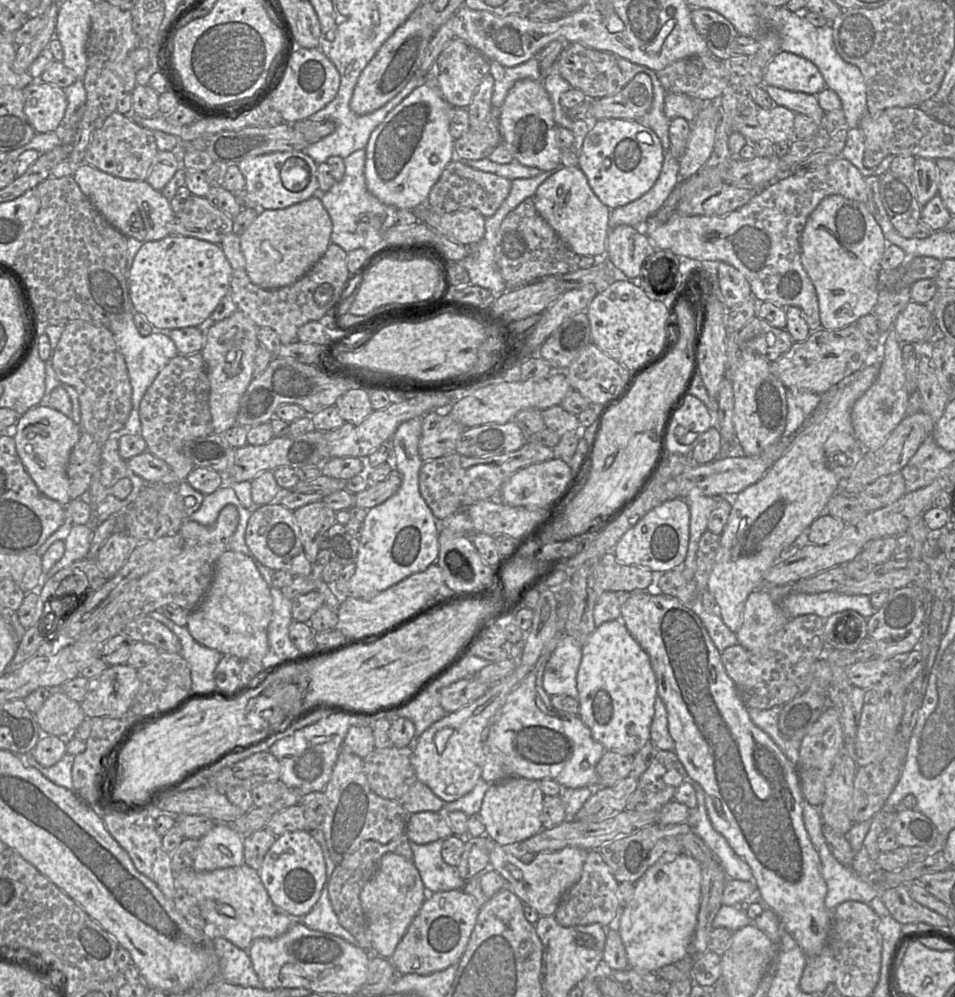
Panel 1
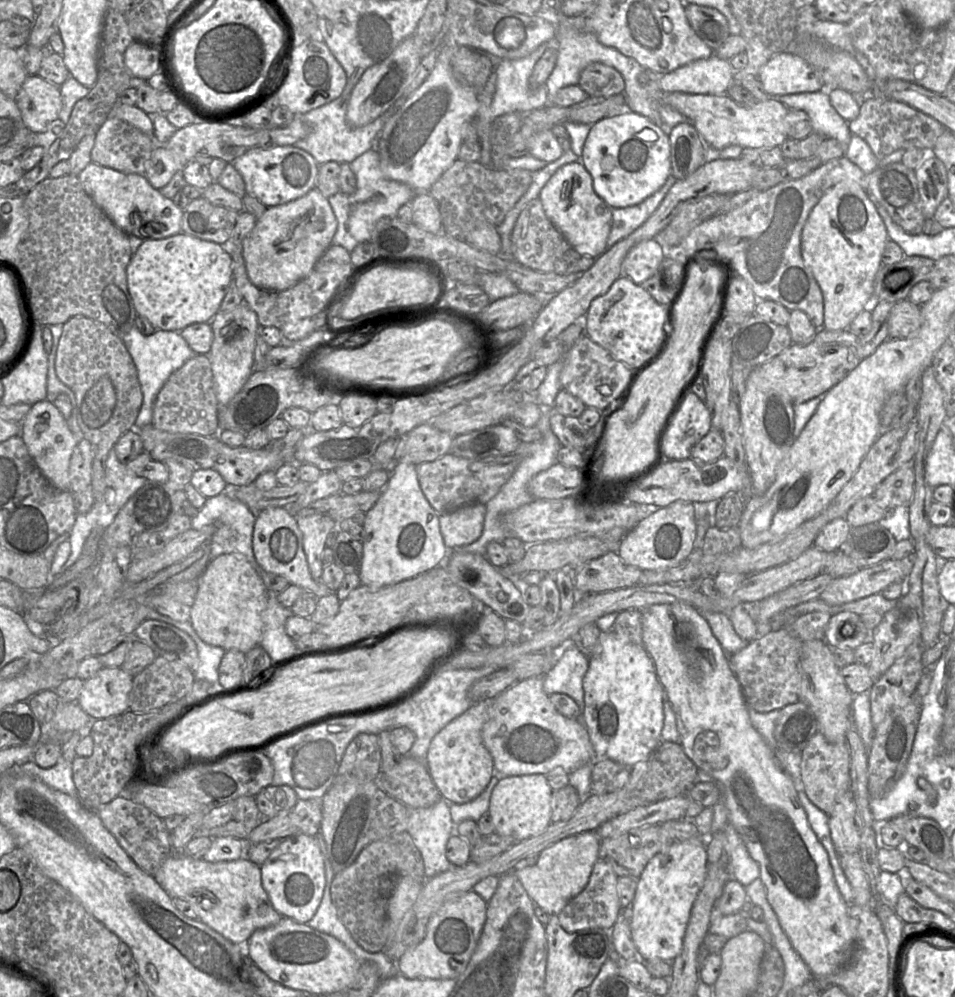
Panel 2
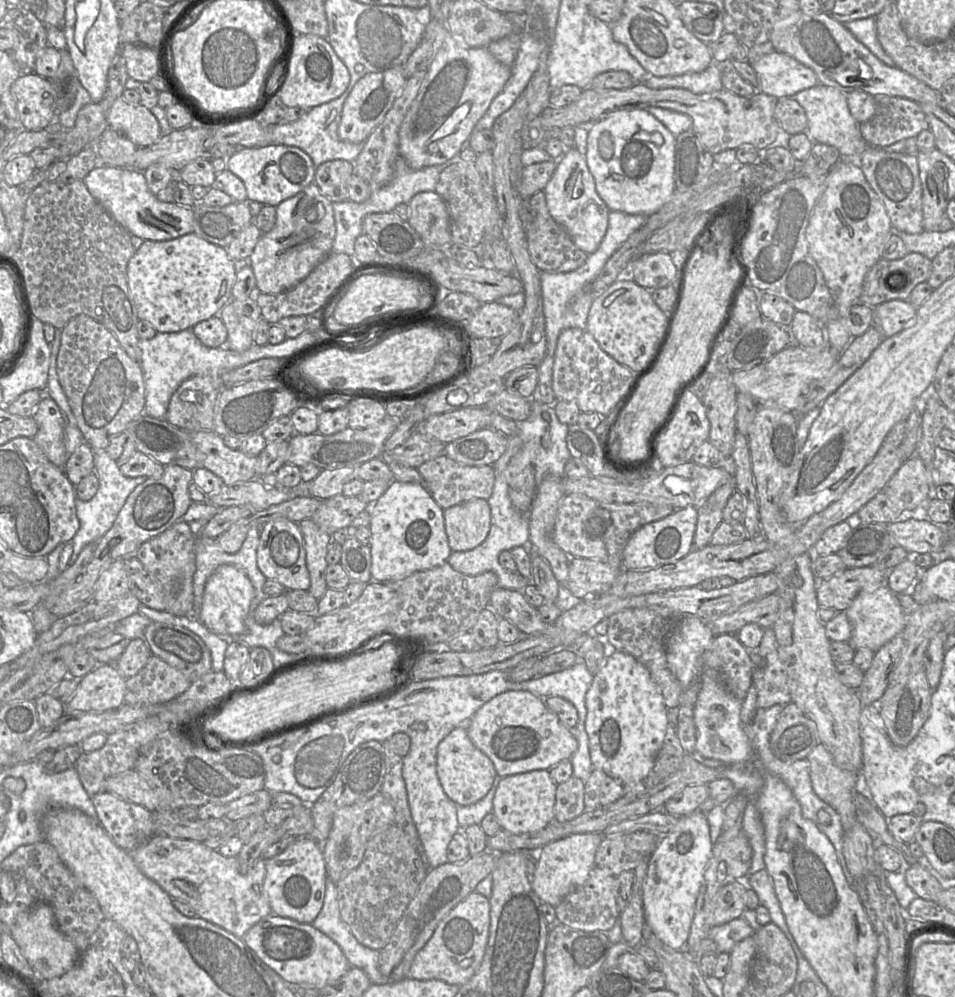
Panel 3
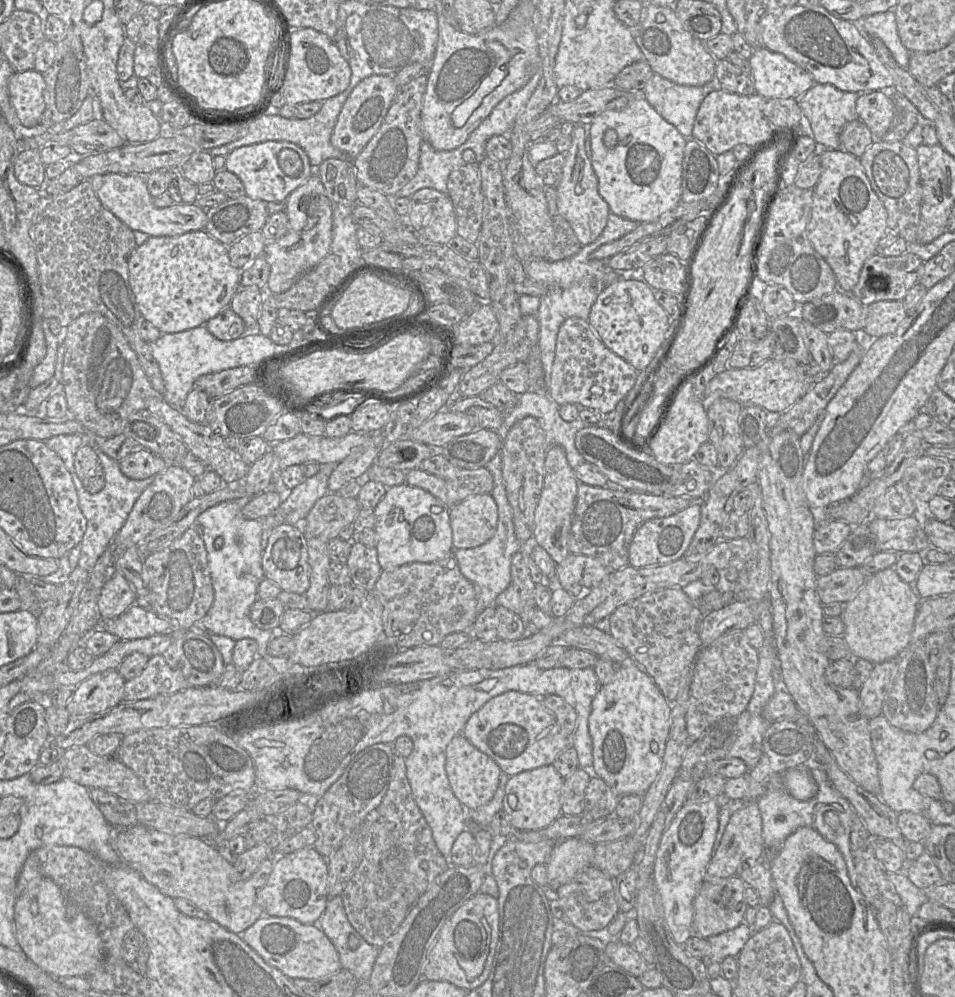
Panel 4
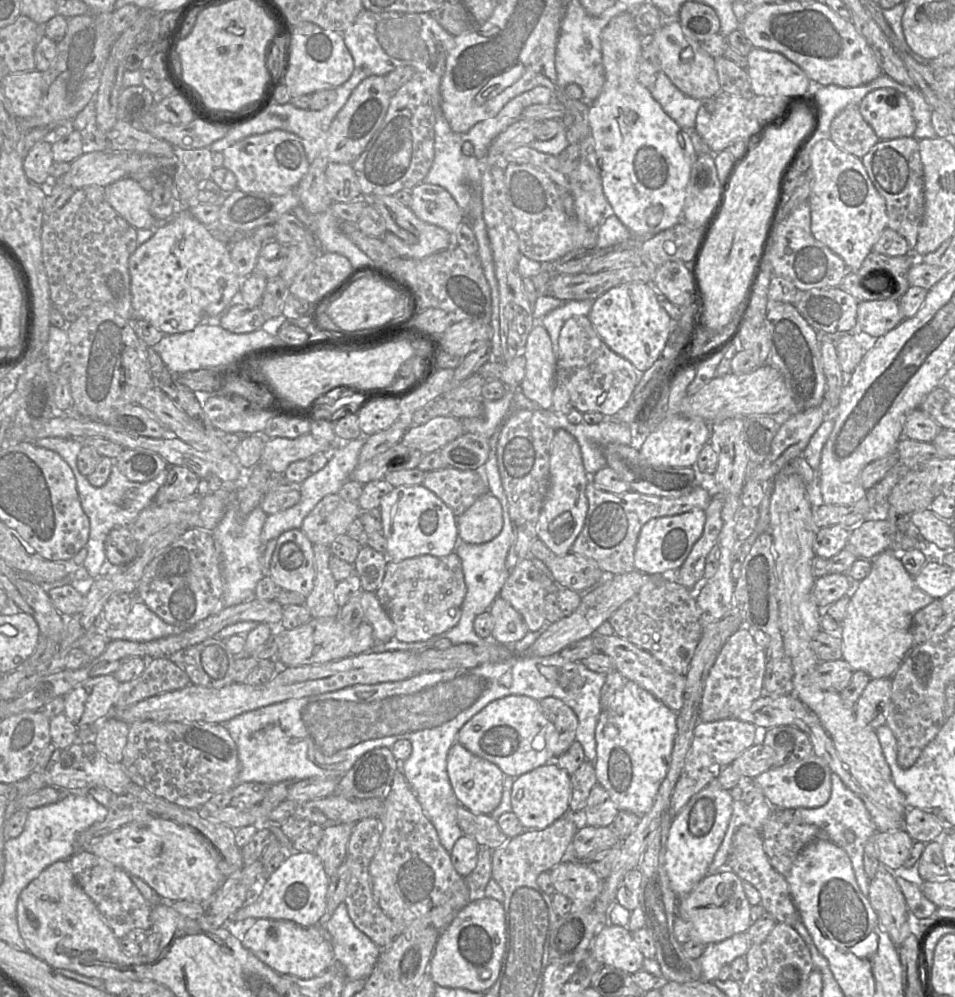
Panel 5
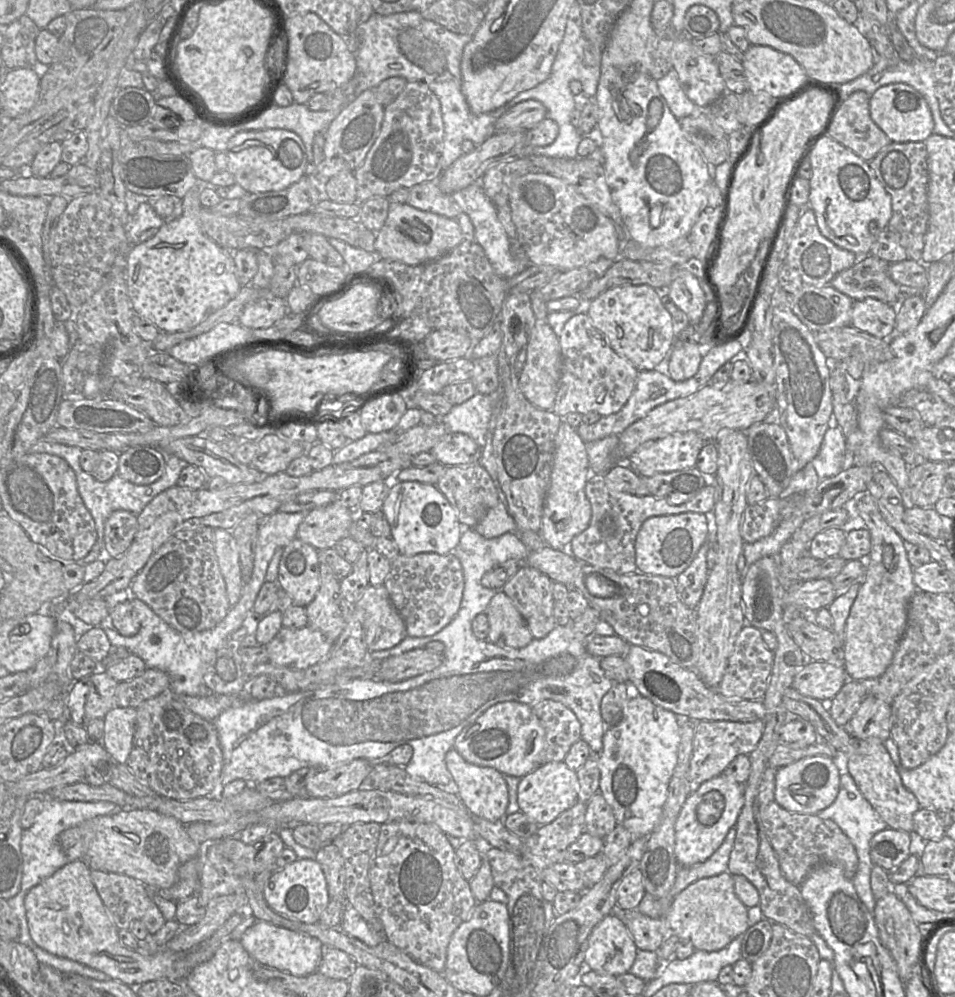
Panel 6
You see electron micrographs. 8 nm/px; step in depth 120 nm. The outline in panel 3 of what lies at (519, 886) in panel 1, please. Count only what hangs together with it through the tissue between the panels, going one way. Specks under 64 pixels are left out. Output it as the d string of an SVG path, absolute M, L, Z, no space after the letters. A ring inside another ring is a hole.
M576 833L553 841L539 850L536 870L530 876L532 889L539 899L554 907L571 892L585 884L595 864L602 833Z

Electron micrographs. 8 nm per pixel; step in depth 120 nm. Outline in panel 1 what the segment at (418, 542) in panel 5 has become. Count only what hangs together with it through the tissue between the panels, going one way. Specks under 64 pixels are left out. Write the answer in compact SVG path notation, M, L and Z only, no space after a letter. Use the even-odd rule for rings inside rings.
M421 419L403 422L391 438L401 484L392 496L367 511L362 522L355 572L348 582L347 595L371 599L408 576L424 571L437 560L440 521L435 518L419 491L419 473L424 463L419 455Z

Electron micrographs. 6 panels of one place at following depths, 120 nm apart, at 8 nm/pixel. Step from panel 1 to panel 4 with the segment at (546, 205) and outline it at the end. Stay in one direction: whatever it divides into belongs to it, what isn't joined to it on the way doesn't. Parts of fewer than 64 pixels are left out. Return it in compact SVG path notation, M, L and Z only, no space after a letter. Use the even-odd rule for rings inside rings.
M575 124L571 145L565 153L563 172L555 186L558 211L568 221L582 246L594 242L600 236L610 214L607 202L598 191L598 180L592 168L591 159L585 152L586 129L587 126Z

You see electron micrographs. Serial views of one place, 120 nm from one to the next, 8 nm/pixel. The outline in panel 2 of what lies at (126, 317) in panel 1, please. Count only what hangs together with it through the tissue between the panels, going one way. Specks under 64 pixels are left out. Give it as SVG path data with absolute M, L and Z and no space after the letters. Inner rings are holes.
M133 325L124 335L122 341L136 366L143 394L143 402L134 424L136 429L141 429L151 424L154 401L168 378L196 354L180 335L180 332L156 330L151 336L144 336L136 325Z

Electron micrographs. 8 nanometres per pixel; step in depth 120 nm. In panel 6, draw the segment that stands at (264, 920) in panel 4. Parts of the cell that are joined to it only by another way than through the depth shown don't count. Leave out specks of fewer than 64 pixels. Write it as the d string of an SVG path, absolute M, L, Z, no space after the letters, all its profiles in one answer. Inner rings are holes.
M257 920L239 940L257 962L295 976L306 976L317 971L322 958L322 943L309 935Z

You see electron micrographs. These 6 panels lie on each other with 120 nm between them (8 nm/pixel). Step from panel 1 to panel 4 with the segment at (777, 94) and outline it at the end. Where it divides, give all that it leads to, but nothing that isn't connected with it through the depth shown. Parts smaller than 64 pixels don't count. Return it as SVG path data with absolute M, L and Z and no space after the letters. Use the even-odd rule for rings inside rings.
M814 84L814 86L798 98L798 104L805 117L806 129L801 130L809 133L819 149L838 150L840 148L840 133L844 126L858 119L856 101L864 94L874 91L845 92L831 84Z

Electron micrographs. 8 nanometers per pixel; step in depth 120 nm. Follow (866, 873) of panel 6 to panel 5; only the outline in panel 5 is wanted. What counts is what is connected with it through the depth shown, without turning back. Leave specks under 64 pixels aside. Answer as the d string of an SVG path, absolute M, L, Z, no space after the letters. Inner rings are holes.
M832 773L831 782L831 796L826 804L818 808L792 809L793 815L806 824L818 826L826 838L843 848L852 863L857 884L863 895L868 898L870 880L864 872L863 854L867 841L874 837L878 830L863 801L846 787L837 774ZM847 830L851 830L854 834L852 842L846 839Z

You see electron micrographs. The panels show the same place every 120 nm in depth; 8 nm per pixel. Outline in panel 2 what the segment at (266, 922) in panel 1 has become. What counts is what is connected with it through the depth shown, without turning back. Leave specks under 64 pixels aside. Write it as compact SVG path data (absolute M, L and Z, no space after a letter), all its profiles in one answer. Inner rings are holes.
M173 851L153 877L171 897L187 901L197 914L197 919L239 946L247 945L254 931L273 926L282 918L262 887L260 866L247 857L211 863ZM200 891L207 891L215 898L213 907L206 909L202 906L200 898L203 895Z

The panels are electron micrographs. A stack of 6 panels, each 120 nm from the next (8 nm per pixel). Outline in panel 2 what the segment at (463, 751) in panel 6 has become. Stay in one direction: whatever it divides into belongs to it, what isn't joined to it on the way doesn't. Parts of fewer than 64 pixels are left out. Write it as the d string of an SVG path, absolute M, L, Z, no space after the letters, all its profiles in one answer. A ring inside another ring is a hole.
M544 676L519 680L495 697L489 708L489 718L482 728L482 740L489 750L495 770L504 776L529 774L547 775L555 768L570 773L595 759L593 745L585 725L579 718L568 718L560 714L543 690Z

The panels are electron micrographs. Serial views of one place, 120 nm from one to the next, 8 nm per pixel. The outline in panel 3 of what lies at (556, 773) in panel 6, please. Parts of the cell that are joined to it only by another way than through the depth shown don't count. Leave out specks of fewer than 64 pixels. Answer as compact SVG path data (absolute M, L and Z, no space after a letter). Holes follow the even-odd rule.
M532 770L502 777L495 791L492 812L501 828L513 834L539 831L554 820L556 788L549 770Z

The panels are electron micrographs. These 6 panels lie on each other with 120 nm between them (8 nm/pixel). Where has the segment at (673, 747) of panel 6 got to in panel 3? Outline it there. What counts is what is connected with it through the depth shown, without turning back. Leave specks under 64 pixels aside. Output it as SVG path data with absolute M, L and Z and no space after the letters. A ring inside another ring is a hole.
M608 650L608 657L594 674L586 694L587 715L585 728L589 737L590 758L594 768L604 771L623 784L647 779L655 758L669 737L669 721L663 695L649 670L631 654Z

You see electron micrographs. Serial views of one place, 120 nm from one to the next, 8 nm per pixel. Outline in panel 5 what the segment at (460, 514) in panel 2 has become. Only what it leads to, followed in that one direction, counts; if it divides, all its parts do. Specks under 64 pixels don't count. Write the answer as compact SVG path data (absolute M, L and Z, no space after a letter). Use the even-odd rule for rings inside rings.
M487 492L456 517L456 524L459 540L471 544L489 542L503 527L501 504Z

